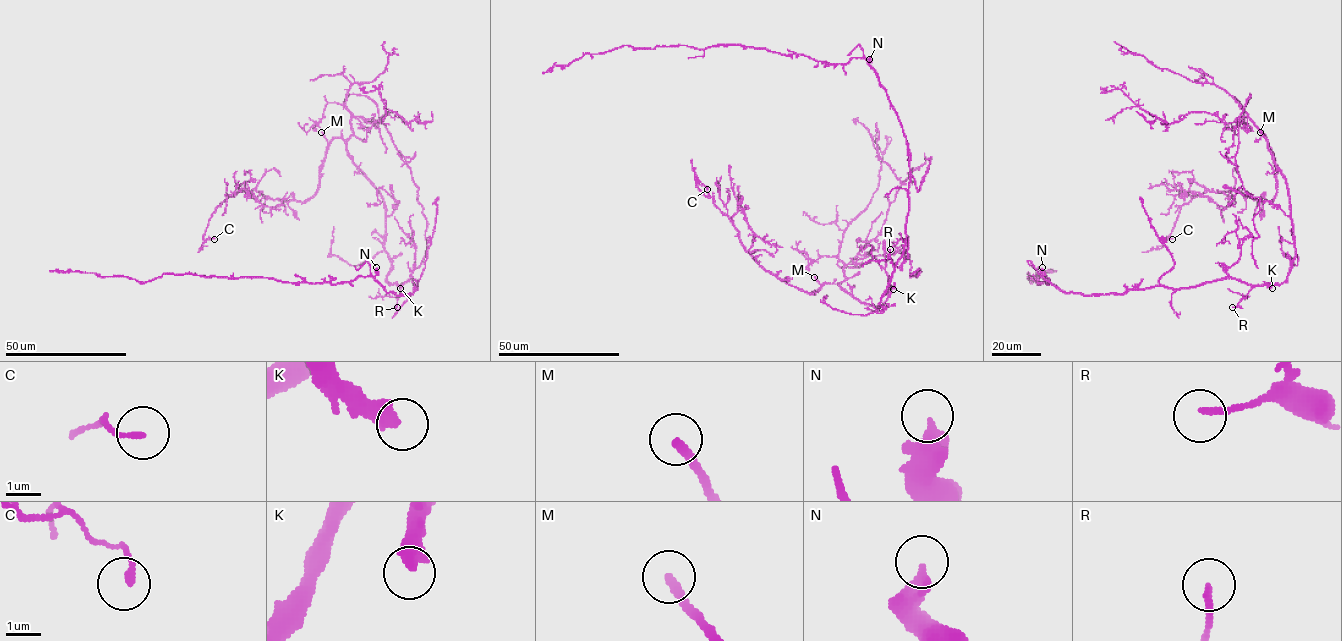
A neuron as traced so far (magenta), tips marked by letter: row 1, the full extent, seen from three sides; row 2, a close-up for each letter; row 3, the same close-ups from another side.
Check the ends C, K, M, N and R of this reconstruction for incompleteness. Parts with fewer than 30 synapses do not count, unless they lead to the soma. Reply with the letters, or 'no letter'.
K, M

